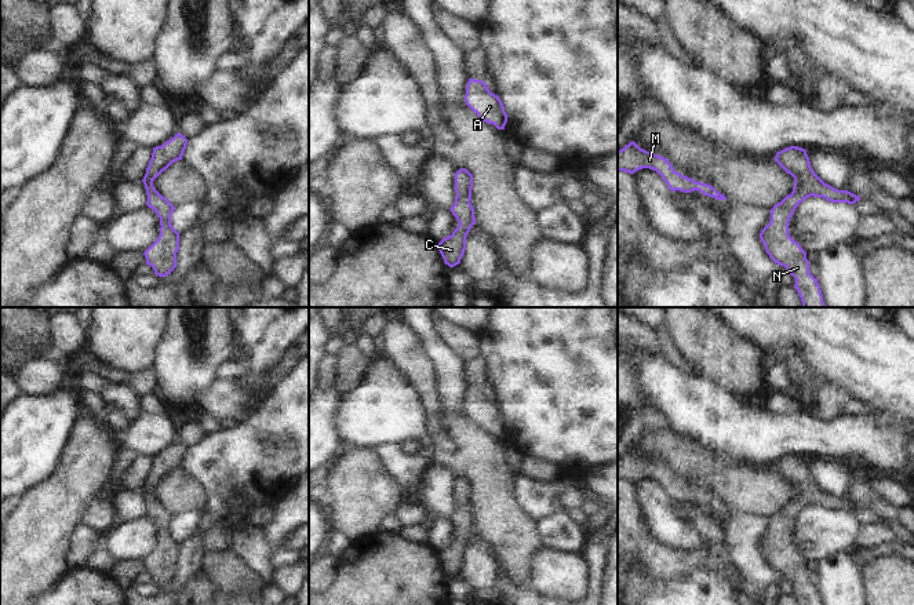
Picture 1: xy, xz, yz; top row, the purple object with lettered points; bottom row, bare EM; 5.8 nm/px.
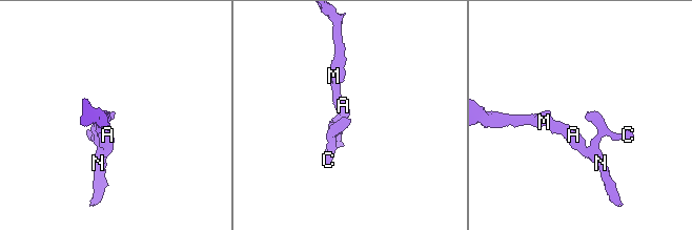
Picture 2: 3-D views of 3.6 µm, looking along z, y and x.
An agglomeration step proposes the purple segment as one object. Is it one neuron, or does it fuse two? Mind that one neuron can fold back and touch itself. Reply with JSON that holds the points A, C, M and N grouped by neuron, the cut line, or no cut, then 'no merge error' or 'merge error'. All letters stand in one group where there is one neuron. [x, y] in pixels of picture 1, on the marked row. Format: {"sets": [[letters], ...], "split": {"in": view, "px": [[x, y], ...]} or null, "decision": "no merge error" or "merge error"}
{"sets": [["A", "C", "M", "N"]], "split": null, "decision": "no merge error"}

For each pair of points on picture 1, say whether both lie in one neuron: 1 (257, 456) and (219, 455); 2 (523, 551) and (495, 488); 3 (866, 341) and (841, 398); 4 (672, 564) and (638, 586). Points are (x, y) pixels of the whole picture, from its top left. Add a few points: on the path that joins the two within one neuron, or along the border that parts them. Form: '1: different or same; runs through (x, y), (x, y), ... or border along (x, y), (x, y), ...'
1: same; runs through (247, 456), (229, 456)
2: same; runs through (517, 536), (498, 516), (495, 503)
3: different; border along (820, 389), (834, 387), (845, 394)
4: different; border along (632, 573), (651, 585), (674, 583), (677, 580)

